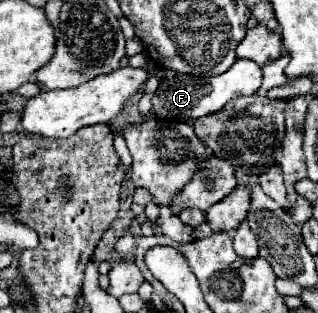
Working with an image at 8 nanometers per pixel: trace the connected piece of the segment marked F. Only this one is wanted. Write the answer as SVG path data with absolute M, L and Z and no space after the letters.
M238 59L226 73L218 77L198 79L184 73L174 73L160 79L160 85L152 97L152 111L160 121L194 121L208 113L218 113L228 101L254 95L262 85L262 69L250 59Z

